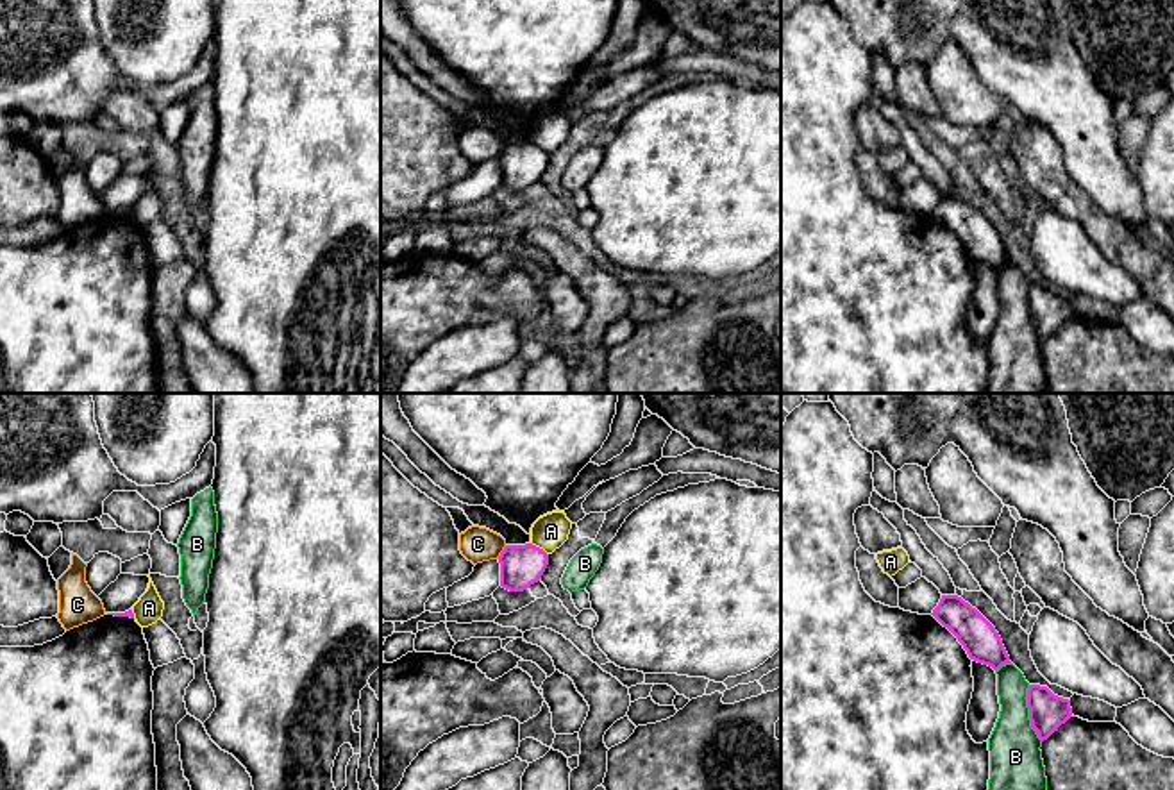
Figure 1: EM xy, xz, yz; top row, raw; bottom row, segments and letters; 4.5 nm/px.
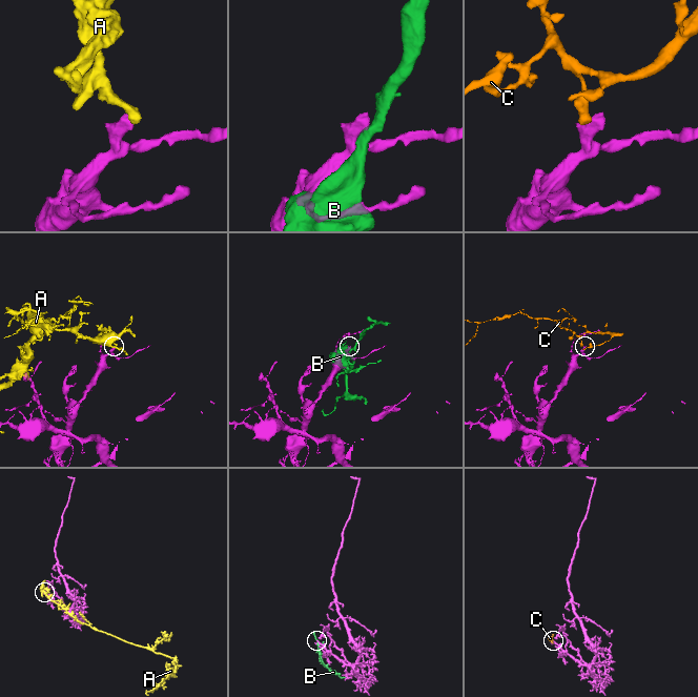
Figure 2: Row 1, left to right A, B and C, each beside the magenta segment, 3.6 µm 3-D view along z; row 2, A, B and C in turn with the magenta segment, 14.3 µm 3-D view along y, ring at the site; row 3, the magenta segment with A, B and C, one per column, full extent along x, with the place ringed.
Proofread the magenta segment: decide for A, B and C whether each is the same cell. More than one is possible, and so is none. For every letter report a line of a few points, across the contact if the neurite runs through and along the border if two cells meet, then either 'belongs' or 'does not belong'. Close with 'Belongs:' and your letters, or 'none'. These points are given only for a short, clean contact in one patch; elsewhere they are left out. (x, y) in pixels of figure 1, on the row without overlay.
A: line xz (531, 142), (547, 154); does not belong
B: does not belong
C: line xz (506, 145), (497, 158); does not belong
Belongs: none

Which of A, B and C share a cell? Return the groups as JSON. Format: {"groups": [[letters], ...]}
{"groups": [["A"], ["B"], ["C"]]}

